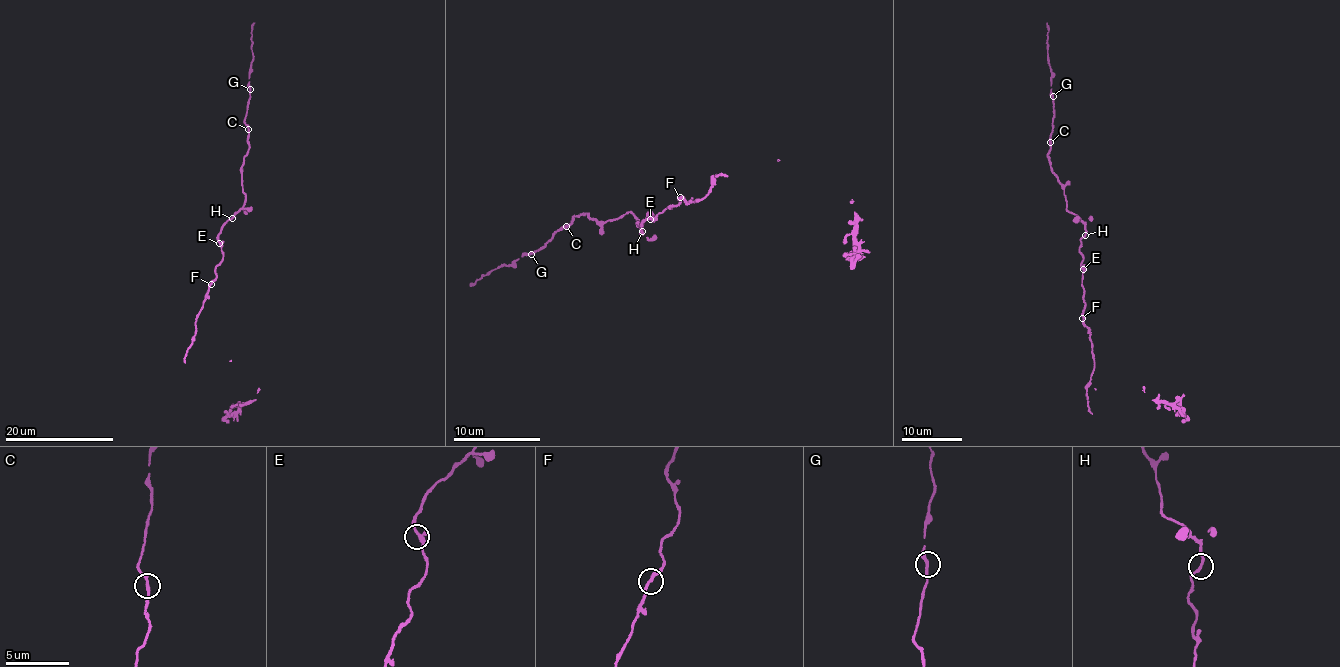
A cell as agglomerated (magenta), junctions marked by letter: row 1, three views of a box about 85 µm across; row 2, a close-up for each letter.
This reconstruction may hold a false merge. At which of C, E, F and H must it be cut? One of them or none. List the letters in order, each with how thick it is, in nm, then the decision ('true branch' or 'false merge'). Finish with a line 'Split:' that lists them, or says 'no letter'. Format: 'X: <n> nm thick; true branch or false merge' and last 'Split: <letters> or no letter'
C: 220 nm thick; true branch
E: 280 nm thick; true branch
F: 220 nm thick; true branch
H: 200 nm thick; true branch
Split: no letter

